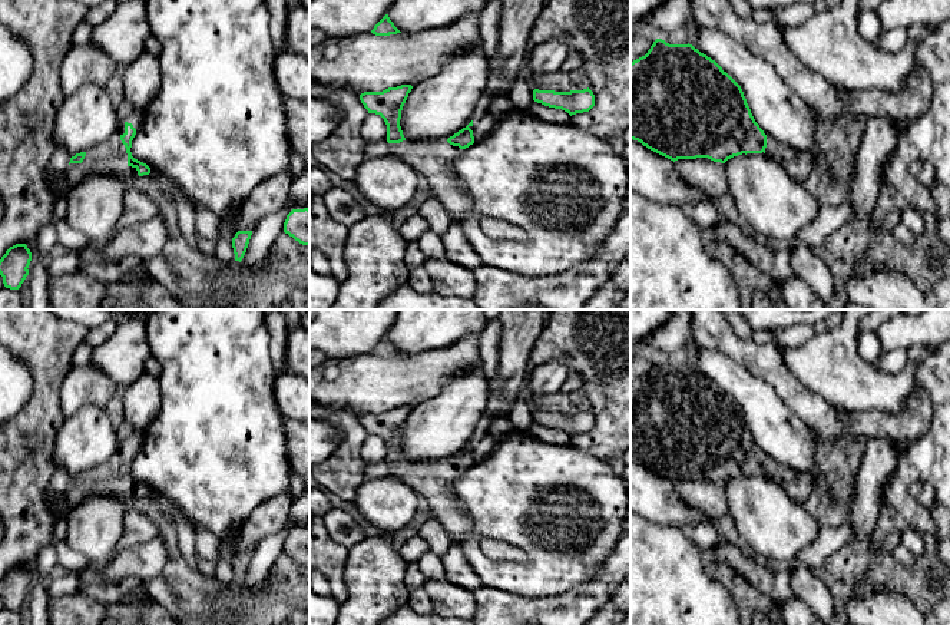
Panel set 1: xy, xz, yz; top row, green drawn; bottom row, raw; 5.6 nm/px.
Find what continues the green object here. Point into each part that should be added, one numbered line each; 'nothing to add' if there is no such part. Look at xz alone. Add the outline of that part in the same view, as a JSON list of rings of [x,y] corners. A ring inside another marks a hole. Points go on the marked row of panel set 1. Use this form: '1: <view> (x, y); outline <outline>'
1: xz (434, 159); outline [[[447,139],[403,140],[400,143],[388,143],[388,146],[390,153],[418,171],[431,189],[433,196],[441,202],[454,222],[470,215],[473,209],[471,196],[454,171],[454,161],[461,152],[459,146],[450,145]]]

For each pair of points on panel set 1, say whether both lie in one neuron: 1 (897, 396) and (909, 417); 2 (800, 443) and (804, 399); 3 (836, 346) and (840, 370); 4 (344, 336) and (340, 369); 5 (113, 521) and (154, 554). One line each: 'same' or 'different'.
1: different
2: different
3: same
4: different
5: different

